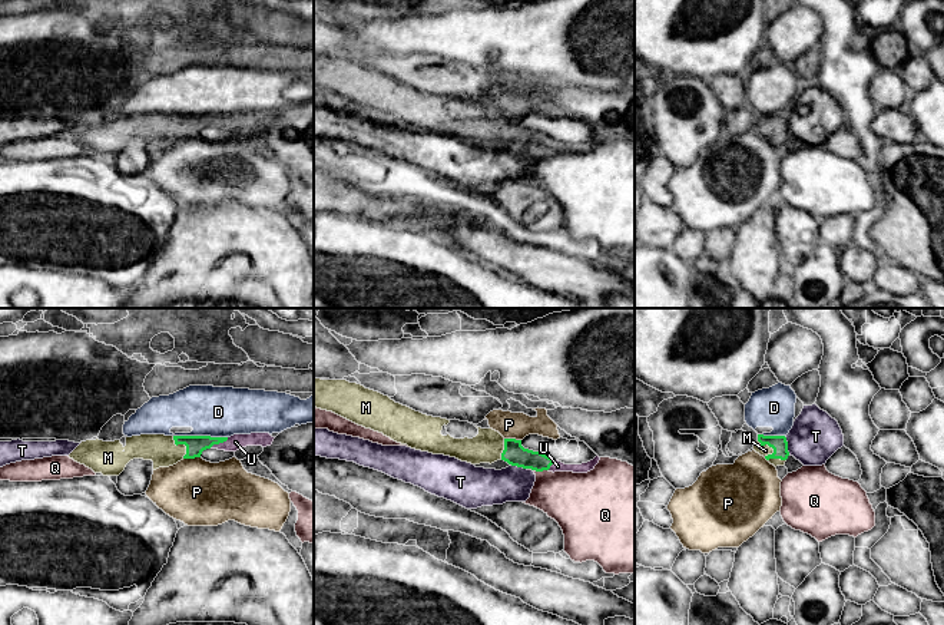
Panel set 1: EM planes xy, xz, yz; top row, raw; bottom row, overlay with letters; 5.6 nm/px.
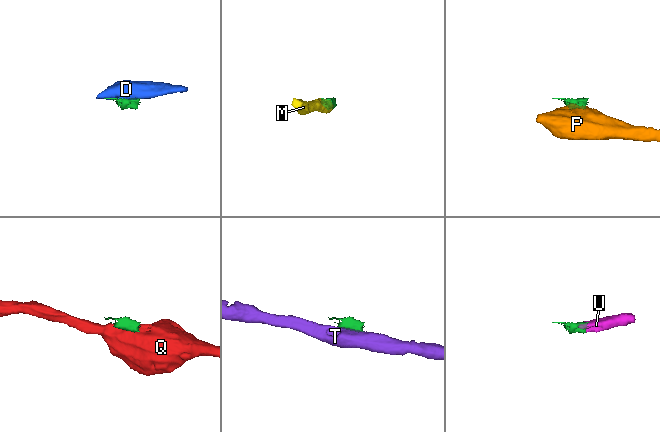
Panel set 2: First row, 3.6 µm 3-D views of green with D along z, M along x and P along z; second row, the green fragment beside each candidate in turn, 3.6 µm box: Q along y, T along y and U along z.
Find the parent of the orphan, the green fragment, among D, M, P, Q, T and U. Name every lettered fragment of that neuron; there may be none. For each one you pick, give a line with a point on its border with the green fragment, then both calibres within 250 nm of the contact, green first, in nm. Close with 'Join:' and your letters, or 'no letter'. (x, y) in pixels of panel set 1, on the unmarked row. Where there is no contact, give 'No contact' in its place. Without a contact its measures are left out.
M: Touches green at xy (182, 122). Thickness 110 nm (green) against 170 nm
U: Touches green at xy (218, 122). Thickness 110 nm (green) against 90 nm
Join: M, U

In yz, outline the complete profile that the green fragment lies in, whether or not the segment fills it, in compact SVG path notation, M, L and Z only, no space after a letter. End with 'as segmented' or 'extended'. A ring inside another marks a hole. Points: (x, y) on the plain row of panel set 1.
M758 113L758 120L753 123L753 129L764 135L775 146L784 145L789 135L785 115Z; extended

